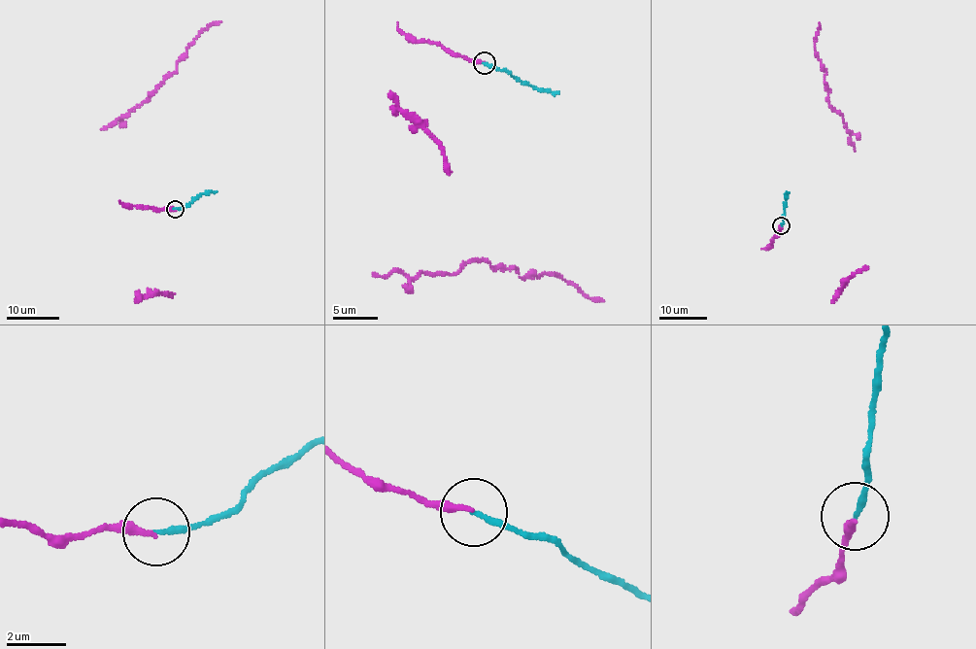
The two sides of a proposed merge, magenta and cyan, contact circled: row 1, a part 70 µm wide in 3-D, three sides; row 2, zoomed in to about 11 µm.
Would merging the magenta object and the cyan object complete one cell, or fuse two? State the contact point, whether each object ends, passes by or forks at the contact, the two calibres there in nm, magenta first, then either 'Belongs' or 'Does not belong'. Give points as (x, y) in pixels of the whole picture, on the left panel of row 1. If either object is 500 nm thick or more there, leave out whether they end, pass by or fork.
Place: (175, 209). At the ring magenta ends. At the ring cyan ends. Thickness 200 nm (magenta) against 190 nm. Belongs

